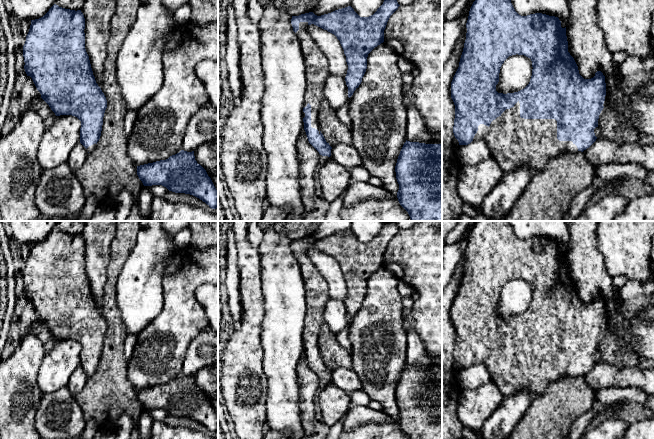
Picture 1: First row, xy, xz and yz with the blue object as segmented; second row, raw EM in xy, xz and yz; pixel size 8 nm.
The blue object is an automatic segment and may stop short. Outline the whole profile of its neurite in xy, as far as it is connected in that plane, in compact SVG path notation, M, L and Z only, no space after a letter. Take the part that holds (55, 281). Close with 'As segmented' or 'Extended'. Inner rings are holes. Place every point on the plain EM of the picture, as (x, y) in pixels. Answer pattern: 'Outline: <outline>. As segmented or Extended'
Outline: M54 228L41 242L31 244L23 270L24 293L56 340L72 339L81 345L80 367L88 376L100 363L107 324L96 307L85 273L85 242L81 234Z. Extended

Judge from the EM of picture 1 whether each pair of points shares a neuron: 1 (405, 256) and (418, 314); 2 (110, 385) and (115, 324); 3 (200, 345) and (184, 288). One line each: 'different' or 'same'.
1: same
2: same
3: different

